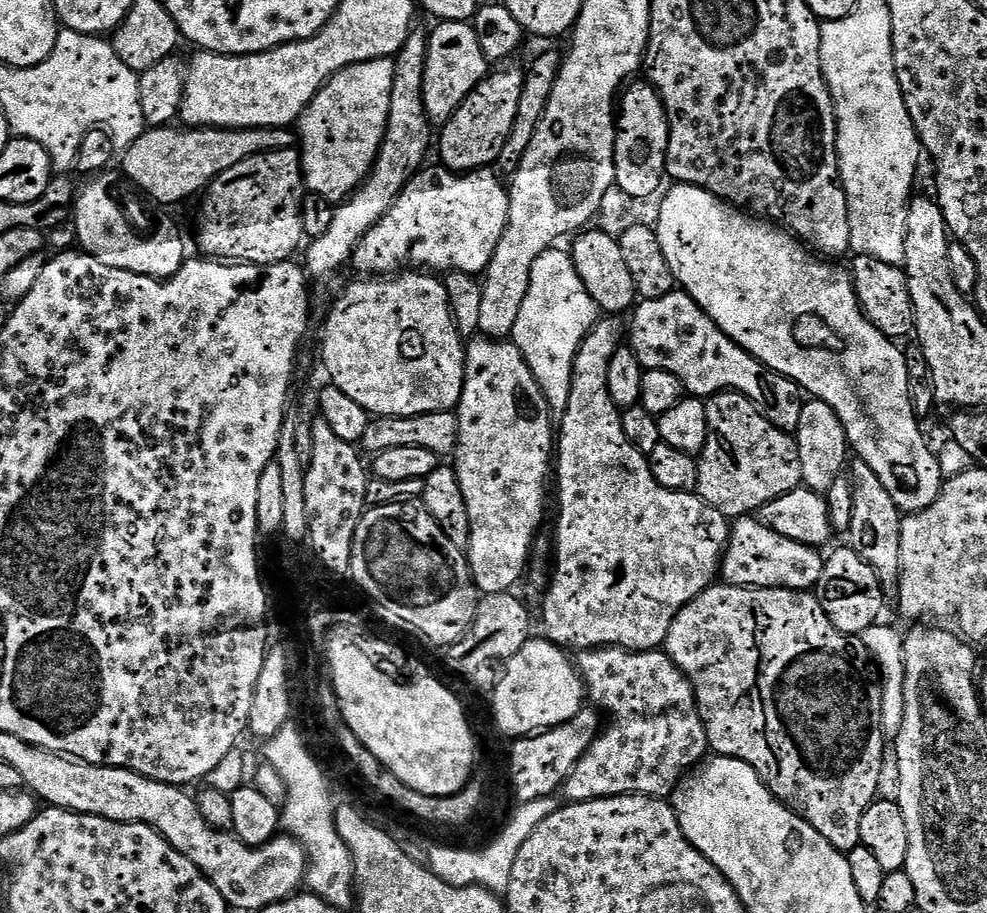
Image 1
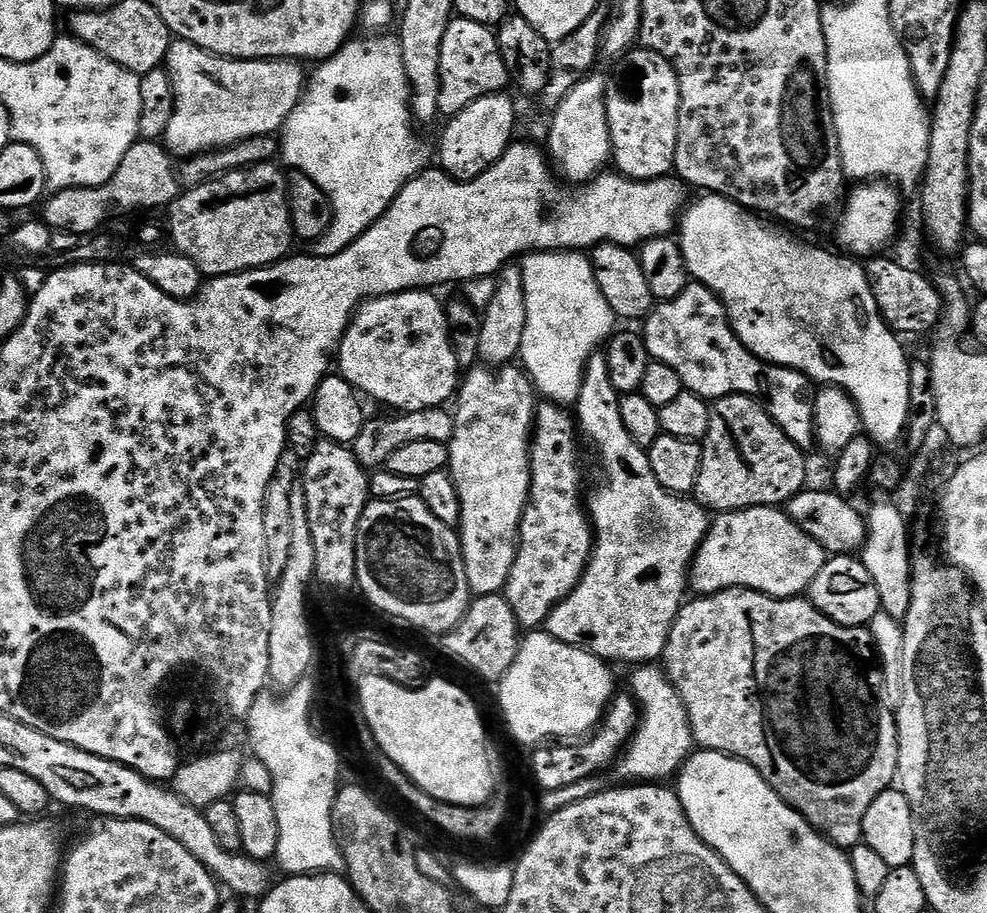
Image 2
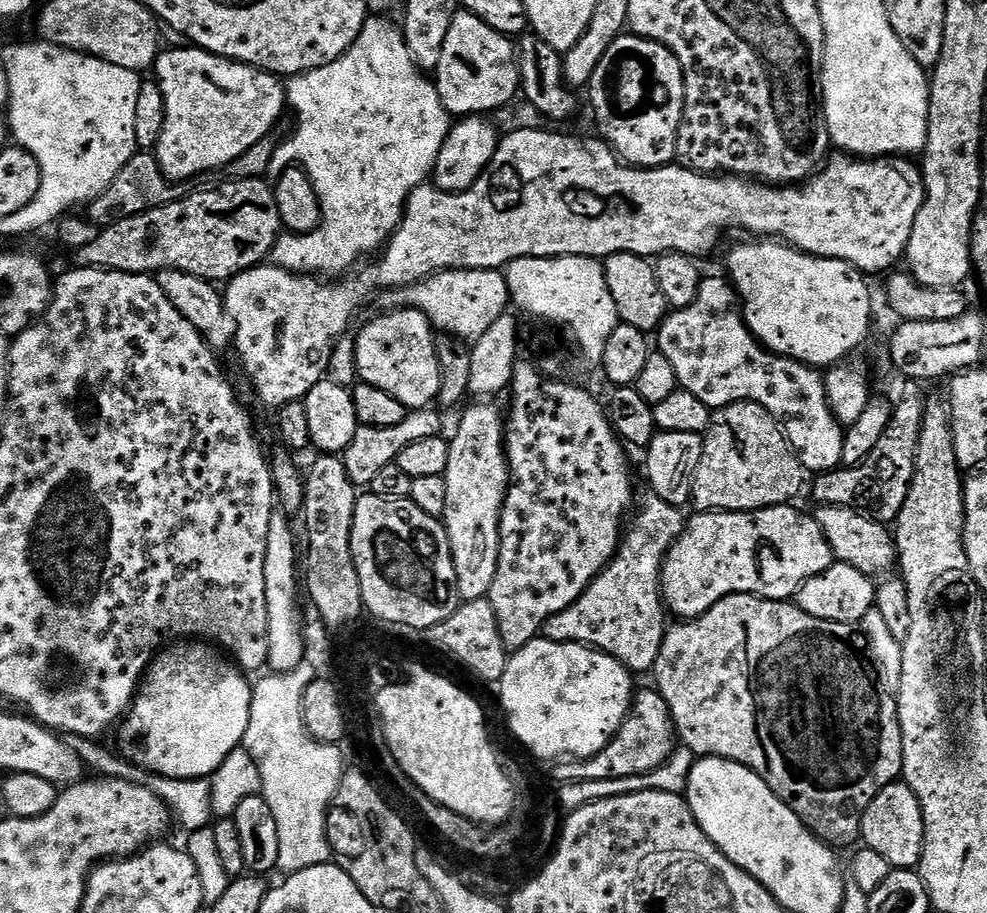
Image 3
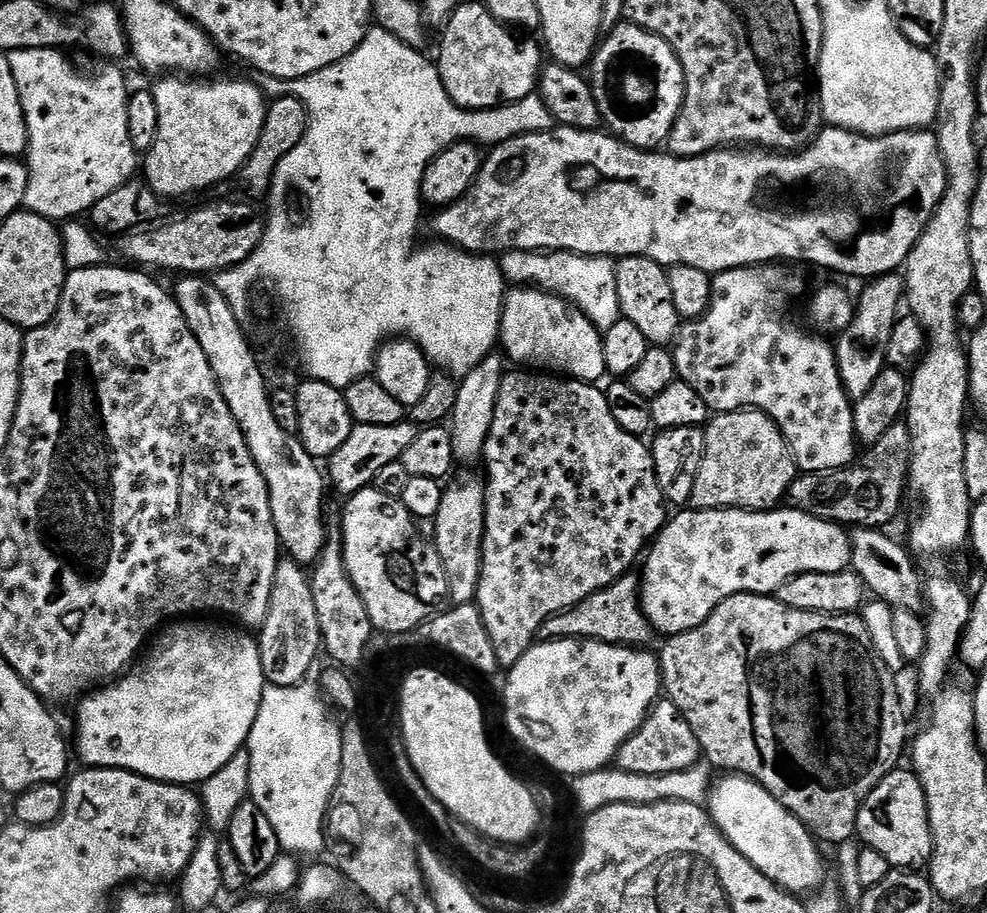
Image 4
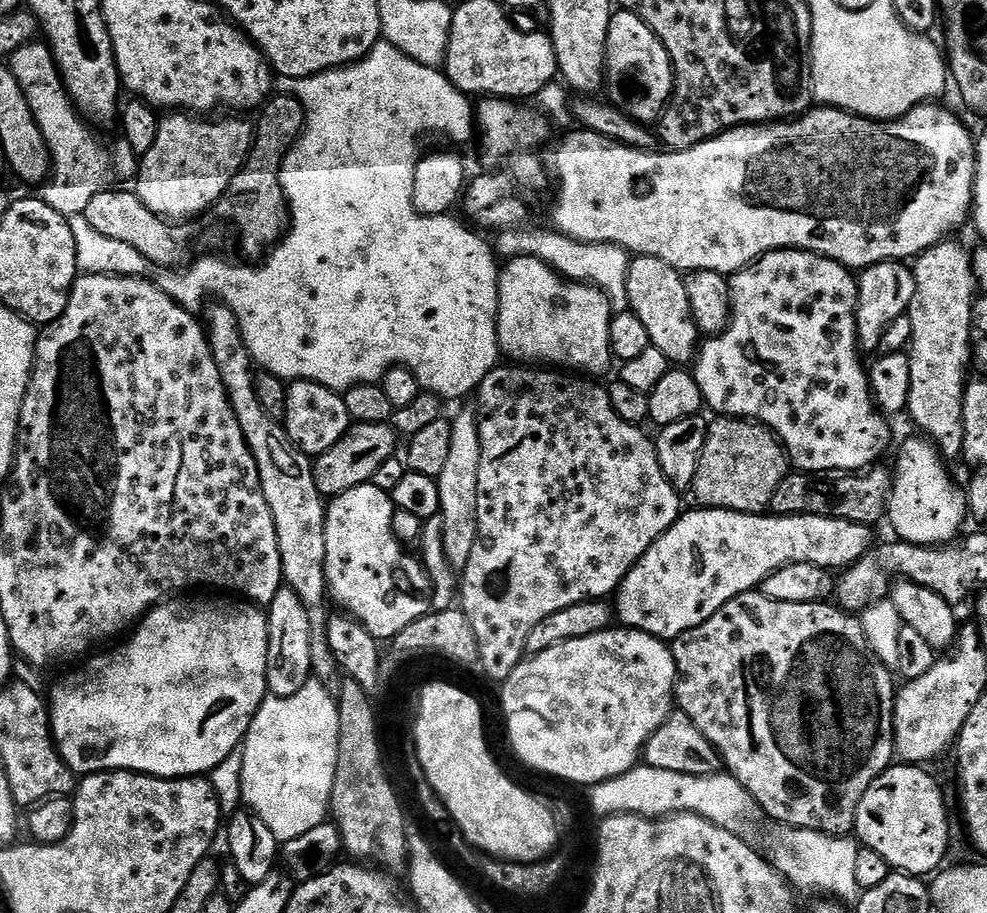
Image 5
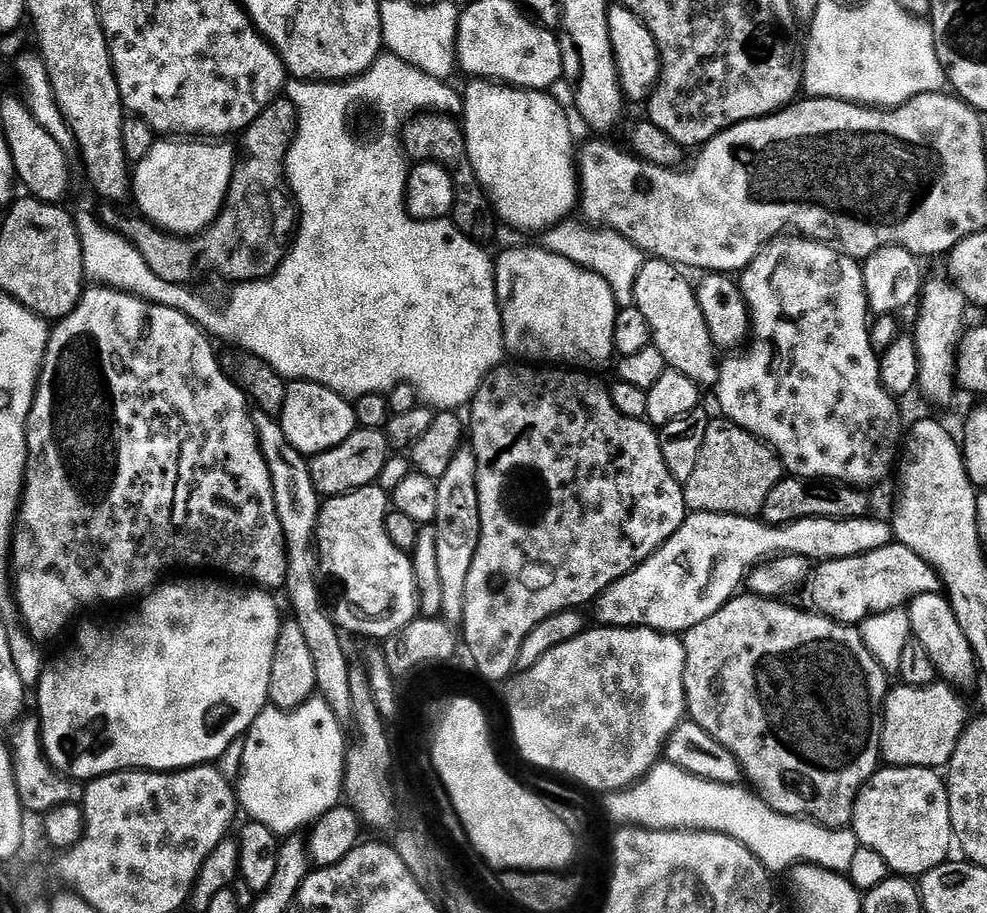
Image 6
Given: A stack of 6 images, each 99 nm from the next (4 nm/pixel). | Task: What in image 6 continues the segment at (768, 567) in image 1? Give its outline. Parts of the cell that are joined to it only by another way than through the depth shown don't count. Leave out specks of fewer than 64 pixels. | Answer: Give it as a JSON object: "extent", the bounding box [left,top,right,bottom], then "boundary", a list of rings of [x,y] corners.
{"extent":[594,512,893,634],"boundary":[[[694,512],[682,522],[679,530],[646,562],[642,562],[630,574],[626,574],[618,582],[611,584],[601,596],[594,601],[597,625],[606,628],[653,628],[665,634],[683,634],[698,626],[698,622],[706,622],[710,614],[718,614],[722,606],[741,591],[746,580],[748,569],[773,556],[794,554],[805,556],[809,562],[825,560],[841,560],[866,554],[870,550],[878,550],[882,546],[893,543],[892,525],[887,519],[872,520],[799,520],[793,524],[783,524],[775,528],[759,518],[750,516],[727,516],[726,514],[710,514]]]}

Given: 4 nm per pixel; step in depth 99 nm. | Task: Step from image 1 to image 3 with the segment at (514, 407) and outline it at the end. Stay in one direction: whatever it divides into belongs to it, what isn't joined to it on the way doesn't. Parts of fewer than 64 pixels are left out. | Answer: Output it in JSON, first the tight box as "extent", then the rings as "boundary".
{"extent":[442,402,510,601],"boundary":[[[496,402],[472,403],[463,409],[464,417],[461,418],[456,433],[450,436],[450,462],[446,462],[446,471],[443,474],[446,482],[446,510],[442,523],[450,538],[454,568],[458,570],[458,590],[461,601],[485,599],[494,582],[494,570],[498,570],[500,553],[500,511],[510,483],[508,454],[504,451],[505,413]]]}

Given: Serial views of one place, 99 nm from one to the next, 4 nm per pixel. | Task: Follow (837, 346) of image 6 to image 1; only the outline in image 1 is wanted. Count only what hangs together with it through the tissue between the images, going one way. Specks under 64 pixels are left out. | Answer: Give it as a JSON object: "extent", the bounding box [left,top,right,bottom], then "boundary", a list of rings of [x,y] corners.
{"extent":[630,290,806,433],"boundary":[[[674,290],[662,298],[640,300],[630,319],[630,346],[638,354],[638,362],[646,370],[666,370],[674,374],[684,384],[685,393],[696,398],[711,398],[717,392],[741,392],[755,404],[758,411],[774,426],[783,432],[795,433],[798,418],[802,415],[802,406],[806,396],[799,384],[790,378],[765,368],[759,360],[750,355],[744,348],[739,348],[732,339],[720,329],[710,317],[703,312],[683,290]]]}

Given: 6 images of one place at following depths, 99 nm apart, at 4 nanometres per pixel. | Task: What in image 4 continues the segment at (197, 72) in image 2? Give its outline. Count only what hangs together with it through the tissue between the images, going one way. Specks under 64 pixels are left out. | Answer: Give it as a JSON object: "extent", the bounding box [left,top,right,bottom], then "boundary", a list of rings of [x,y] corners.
{"extent":[142,74,269,198],"boundary":[[[168,74],[160,80],[156,85],[150,88],[154,103],[158,106],[158,134],[154,138],[154,146],[143,157],[142,160],[142,176],[146,183],[149,184],[157,196],[167,198],[167,196],[188,196],[191,192],[200,192],[203,188],[212,188],[215,184],[220,184],[223,180],[228,180],[237,175],[240,167],[248,161],[250,154],[254,150],[254,146],[258,142],[258,138],[262,134],[262,126],[264,119],[268,113],[269,101],[266,99],[265,93],[262,91],[259,83],[251,84],[248,80],[212,80],[216,78],[185,78],[180,74]]]}

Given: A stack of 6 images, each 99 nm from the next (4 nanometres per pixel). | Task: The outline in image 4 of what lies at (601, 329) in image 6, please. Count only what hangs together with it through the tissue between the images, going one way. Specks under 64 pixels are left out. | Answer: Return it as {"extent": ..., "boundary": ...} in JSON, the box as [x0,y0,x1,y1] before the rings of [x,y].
{"extent":[499,286,605,384],"boundary":[[[516,286],[505,295],[504,313],[500,315],[499,347],[503,355],[513,365],[523,366],[528,370],[543,370],[548,374],[559,374],[564,378],[583,380],[586,384],[596,384],[605,379],[604,359],[602,358],[602,342],[604,341],[601,329],[586,318],[586,314],[578,306],[569,304],[561,296],[553,292],[543,292],[535,286]]]}

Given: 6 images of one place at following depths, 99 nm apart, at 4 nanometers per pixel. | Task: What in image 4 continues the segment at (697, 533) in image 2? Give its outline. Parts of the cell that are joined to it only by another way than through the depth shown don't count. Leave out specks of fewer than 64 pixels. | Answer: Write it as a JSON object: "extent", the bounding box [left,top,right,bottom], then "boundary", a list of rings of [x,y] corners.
{"extent":[539,574,654,648],"boundary":[[[629,574],[616,580],[610,586],[588,596],[580,604],[552,616],[540,628],[539,639],[545,640],[601,640],[604,644],[623,644],[625,648],[640,648],[654,636],[654,629],[648,623],[640,608],[640,581]]]}

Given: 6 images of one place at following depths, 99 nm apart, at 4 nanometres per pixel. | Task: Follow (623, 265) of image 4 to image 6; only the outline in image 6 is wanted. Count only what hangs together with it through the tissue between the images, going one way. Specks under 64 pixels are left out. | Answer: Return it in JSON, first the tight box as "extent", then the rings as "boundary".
{"extent":[634,259,720,386],"boundary":[[[645,259],[642,270],[638,270],[638,282],[634,282],[634,306],[642,310],[646,322],[650,322],[652,344],[662,350],[662,358],[666,358],[669,368],[686,374],[695,384],[712,386],[720,373],[716,360],[718,349],[710,338],[706,318],[702,318],[702,306],[698,306],[693,281],[683,275],[687,276],[669,260]]]}

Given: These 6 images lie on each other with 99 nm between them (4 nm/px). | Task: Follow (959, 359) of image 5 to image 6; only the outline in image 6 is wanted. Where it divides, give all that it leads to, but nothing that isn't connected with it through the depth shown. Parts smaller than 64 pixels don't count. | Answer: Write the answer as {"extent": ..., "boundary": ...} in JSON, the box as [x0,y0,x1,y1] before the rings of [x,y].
{"extent":[914,279,970,400],"boundary":[[[929,279],[925,283],[918,301],[920,313],[916,316],[914,337],[917,346],[917,358],[920,363],[919,391],[936,400],[944,400],[954,389],[956,371],[956,349],[962,333],[965,331],[964,311],[970,308],[964,295],[945,279]]]}

